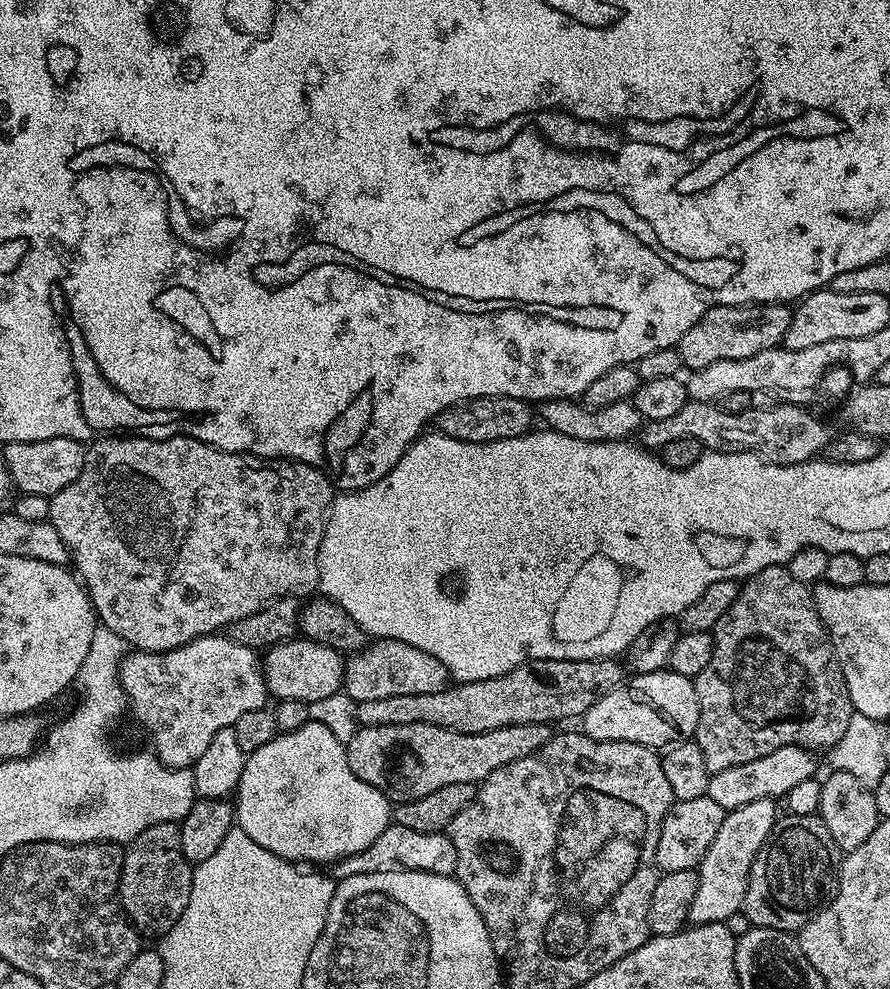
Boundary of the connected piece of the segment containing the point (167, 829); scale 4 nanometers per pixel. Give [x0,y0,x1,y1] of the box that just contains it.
[120,822,193,938]

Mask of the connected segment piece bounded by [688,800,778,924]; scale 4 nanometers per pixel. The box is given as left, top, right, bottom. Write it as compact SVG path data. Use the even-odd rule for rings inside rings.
M776 800L746 802L746 806L733 808L725 815L722 826L718 826L718 834L714 834L714 842L710 842L710 850L706 850L706 858L702 858L698 869L698 894L694 894L688 915L692 924L722 924L726 918L730 918L730 914L743 909L754 858L762 850L778 819L776 806L778 808Z

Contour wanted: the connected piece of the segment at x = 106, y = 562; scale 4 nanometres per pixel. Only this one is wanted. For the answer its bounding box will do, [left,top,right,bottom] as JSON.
[47,434,334,652]

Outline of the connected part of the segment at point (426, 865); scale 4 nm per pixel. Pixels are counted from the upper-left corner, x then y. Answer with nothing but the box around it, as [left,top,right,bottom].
[330,822,458,878]

